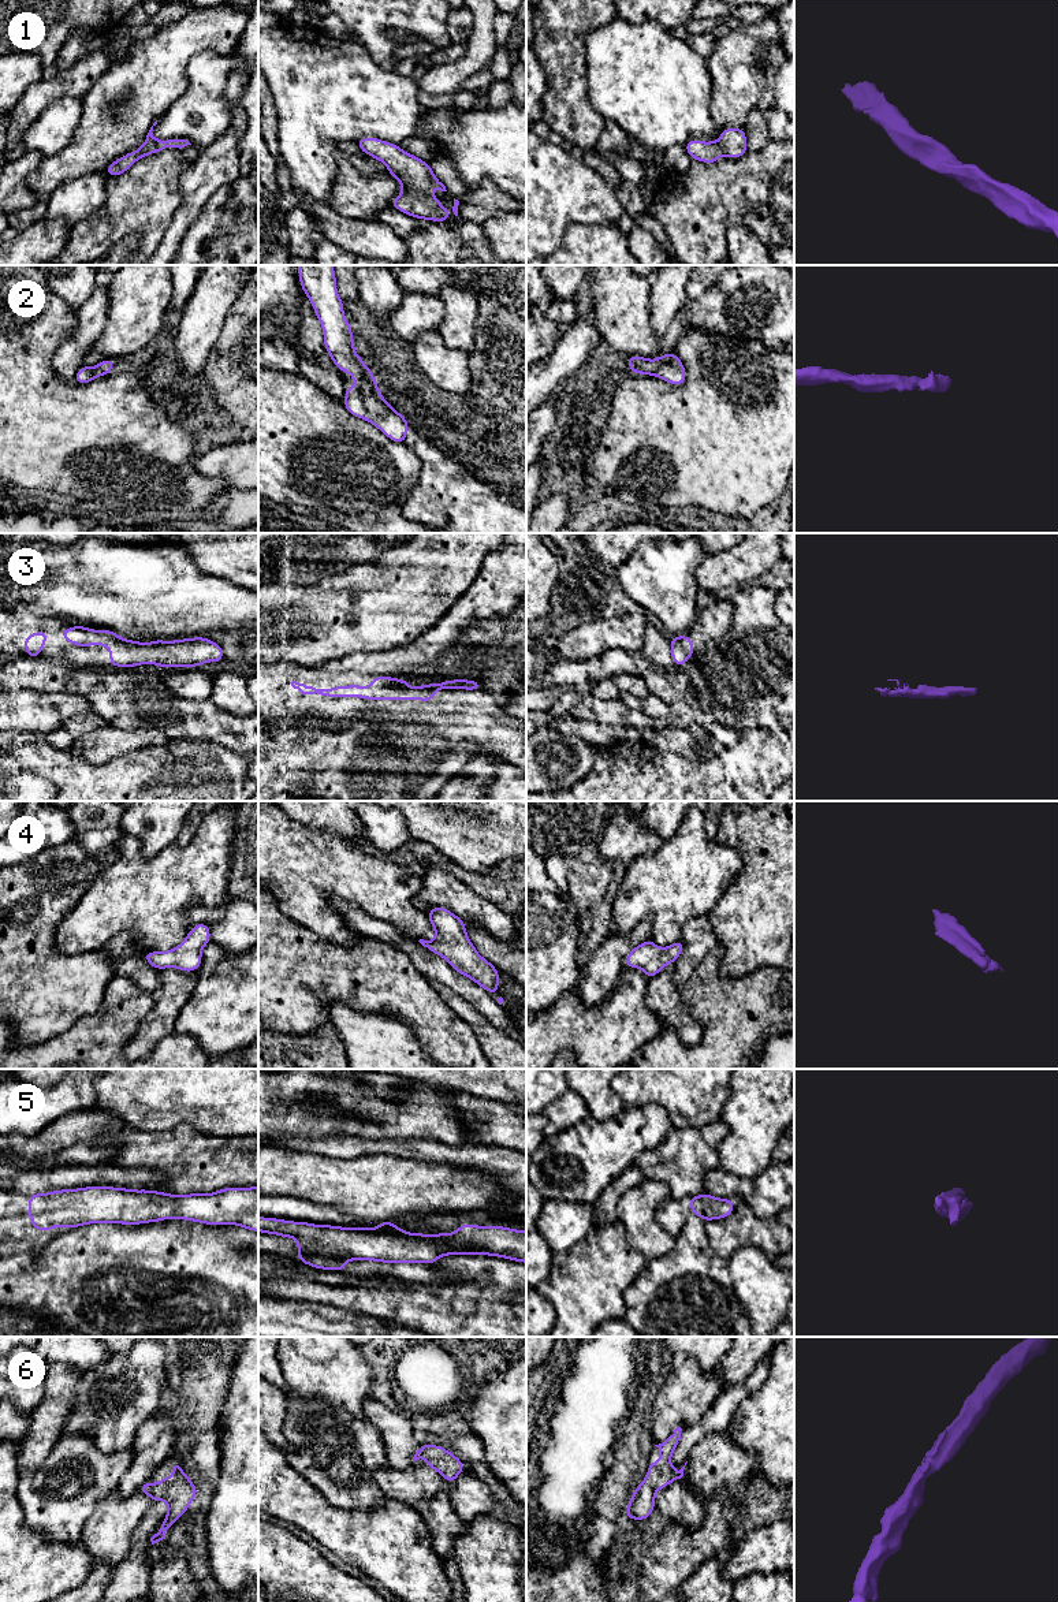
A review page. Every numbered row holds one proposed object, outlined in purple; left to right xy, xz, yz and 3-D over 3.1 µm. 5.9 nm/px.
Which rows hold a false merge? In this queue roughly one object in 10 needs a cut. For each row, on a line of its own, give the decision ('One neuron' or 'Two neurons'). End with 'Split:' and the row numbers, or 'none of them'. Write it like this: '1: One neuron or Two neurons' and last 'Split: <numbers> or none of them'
1: One neuron
2: One neuron
3: One neuron
4: One neuron
5: One neuron
6: One neuron
Split: none of them

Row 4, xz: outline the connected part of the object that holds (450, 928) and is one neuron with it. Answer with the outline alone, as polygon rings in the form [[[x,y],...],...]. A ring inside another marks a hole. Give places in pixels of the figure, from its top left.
[[[444,906],[425,913],[436,932],[433,940],[418,942],[444,958],[459,975],[472,979],[489,994],[499,990],[499,969],[483,958],[466,934],[465,921]]]

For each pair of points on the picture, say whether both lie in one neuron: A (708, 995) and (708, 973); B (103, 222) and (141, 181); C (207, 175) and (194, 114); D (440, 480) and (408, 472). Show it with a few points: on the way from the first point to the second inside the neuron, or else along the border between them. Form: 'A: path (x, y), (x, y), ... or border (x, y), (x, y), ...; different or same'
A: path (708, 990), (708, 979); same
B: path (112, 212), (134, 190); same
C: border (228, 129), (211, 144), (198, 148); different
D: border (421, 462), (418, 480), (403, 503); different

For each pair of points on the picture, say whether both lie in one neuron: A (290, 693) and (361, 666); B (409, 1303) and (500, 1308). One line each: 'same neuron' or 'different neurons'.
A: same neuron
B: same neuron

